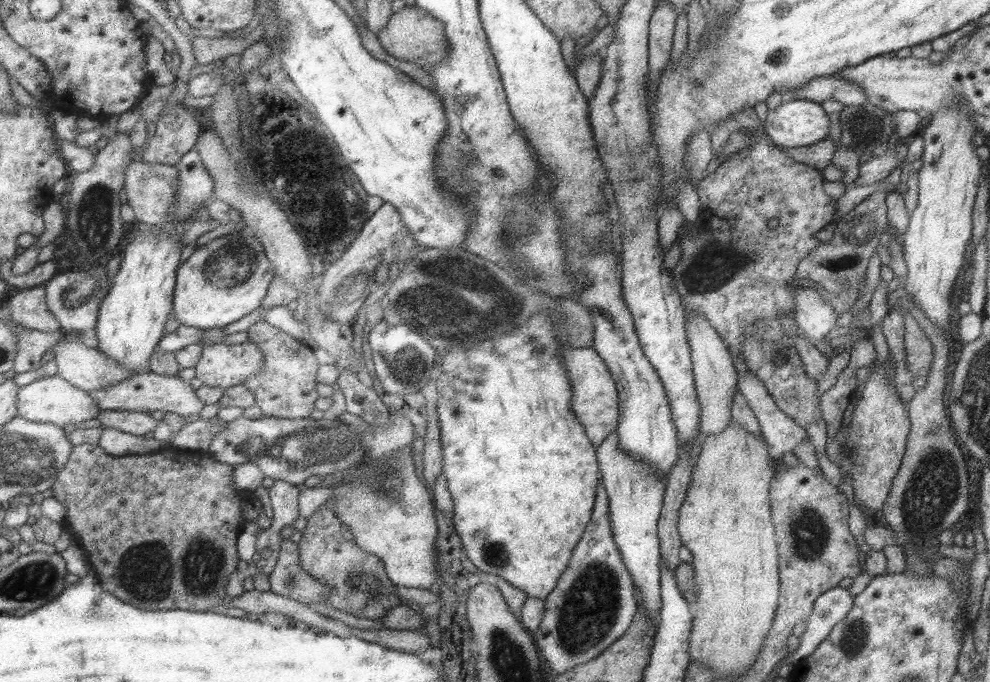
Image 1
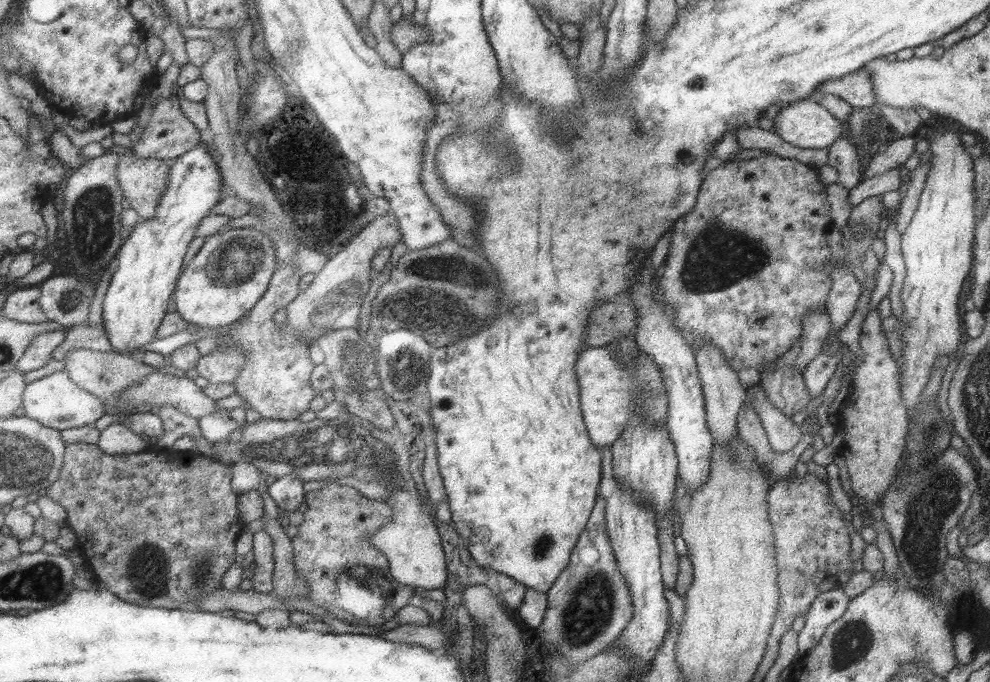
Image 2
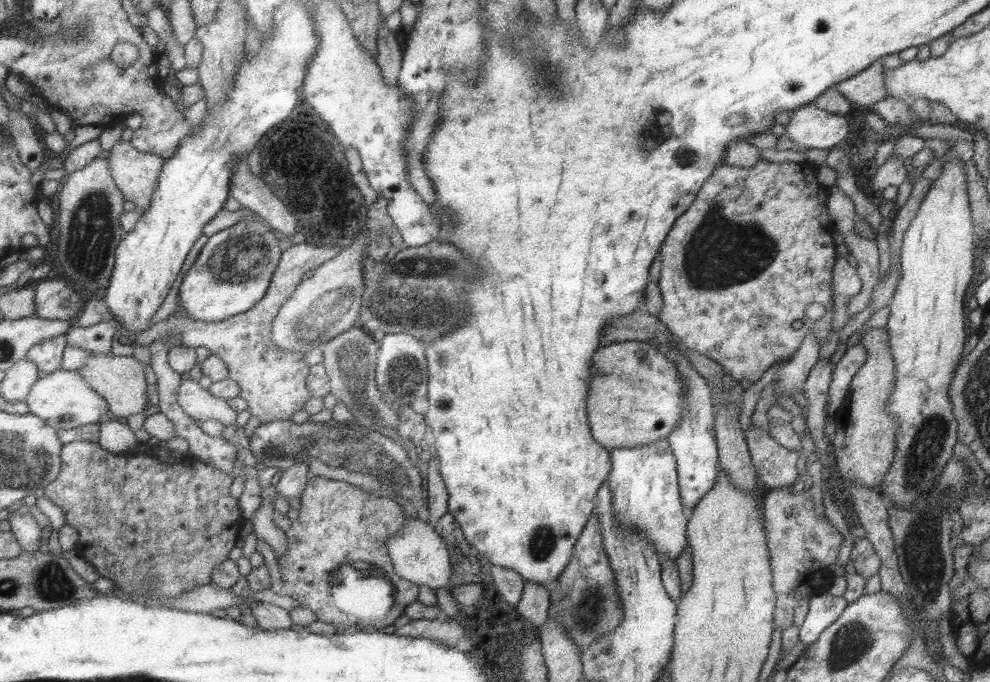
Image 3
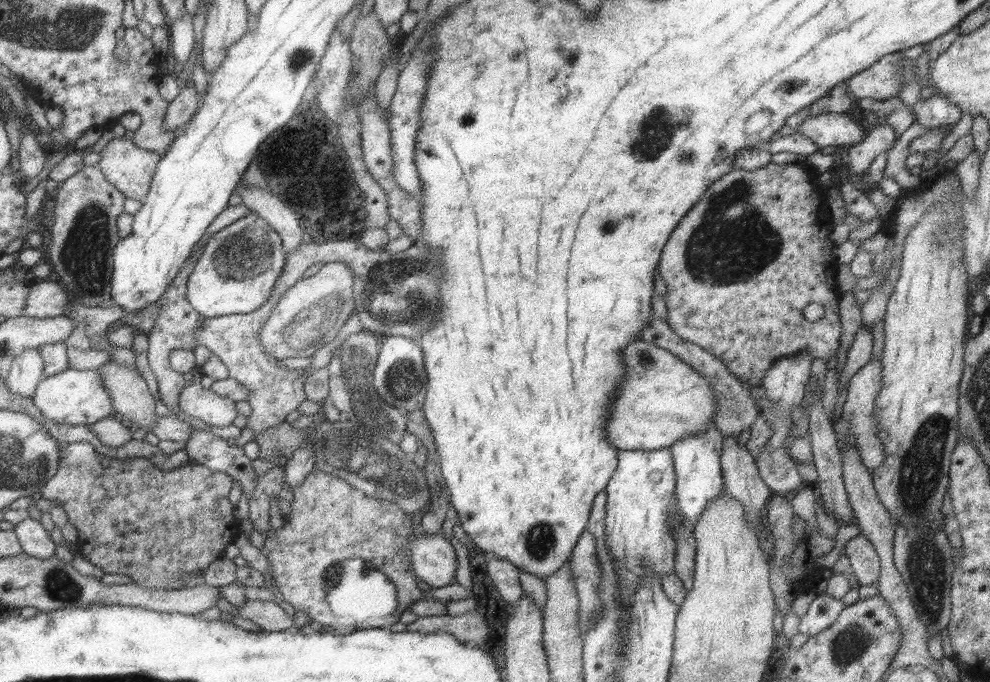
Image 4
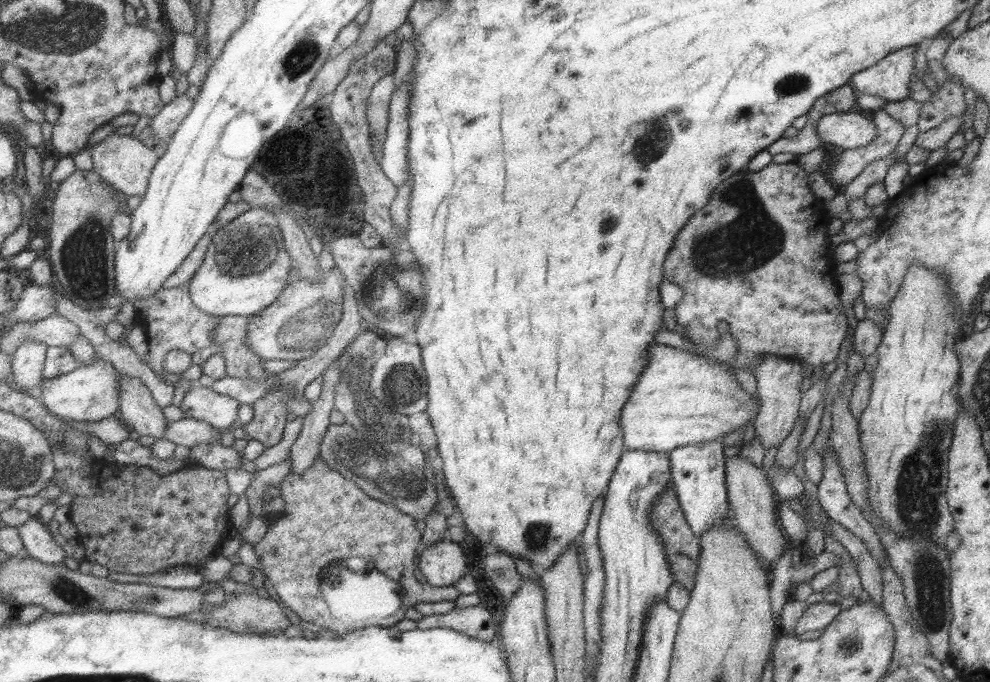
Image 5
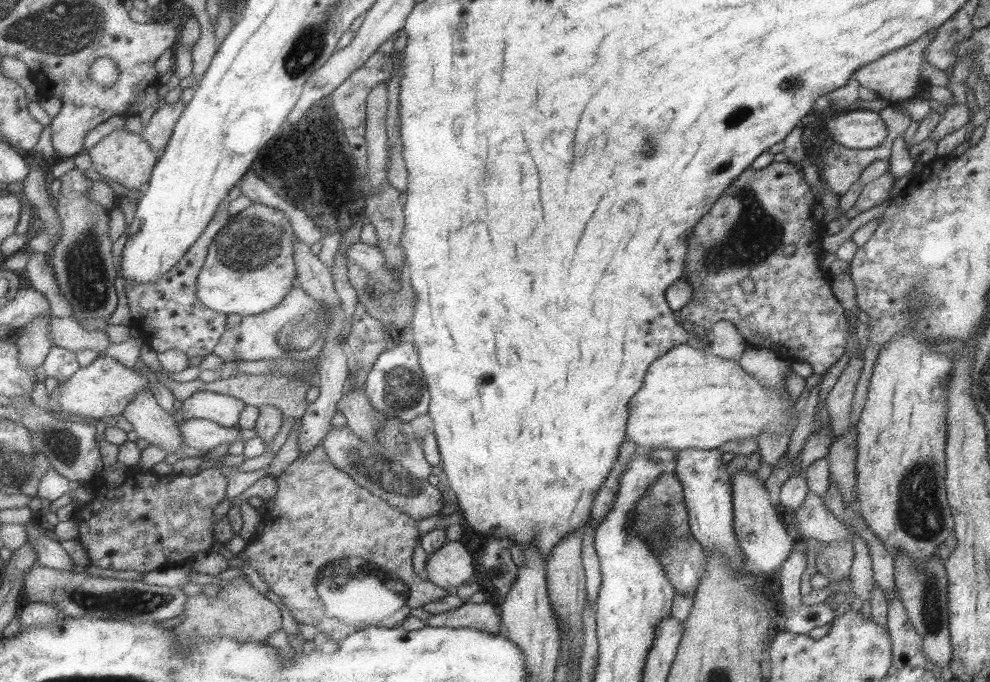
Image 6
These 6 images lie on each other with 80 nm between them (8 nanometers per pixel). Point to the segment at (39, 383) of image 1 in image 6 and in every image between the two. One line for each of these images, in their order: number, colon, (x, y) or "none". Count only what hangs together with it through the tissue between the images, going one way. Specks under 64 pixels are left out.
2: (55, 400)
3: (63, 399)
4: (73, 397)
5: (90, 393)
6: (101, 390)

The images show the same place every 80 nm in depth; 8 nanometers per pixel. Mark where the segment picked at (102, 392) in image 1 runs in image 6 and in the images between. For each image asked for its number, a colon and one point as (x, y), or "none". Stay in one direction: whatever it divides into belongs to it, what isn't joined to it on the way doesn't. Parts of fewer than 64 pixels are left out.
2: (157, 389)
3: (196, 402)
4: (195, 401)
5: (199, 403)
6: (223, 410)

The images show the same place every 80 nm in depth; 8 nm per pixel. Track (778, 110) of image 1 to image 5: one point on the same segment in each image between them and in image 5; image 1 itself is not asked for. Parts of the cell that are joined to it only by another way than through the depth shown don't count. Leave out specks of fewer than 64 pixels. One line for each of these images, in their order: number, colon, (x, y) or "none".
2: (803, 123)
3: (811, 127)
4: (826, 130)
5: (848, 129)

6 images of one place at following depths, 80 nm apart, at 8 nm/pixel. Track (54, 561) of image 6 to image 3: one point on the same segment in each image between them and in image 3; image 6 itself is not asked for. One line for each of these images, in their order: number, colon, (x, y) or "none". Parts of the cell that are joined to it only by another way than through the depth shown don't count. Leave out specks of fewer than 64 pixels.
3: (25, 526)
4: (35, 541)
5: (38, 540)

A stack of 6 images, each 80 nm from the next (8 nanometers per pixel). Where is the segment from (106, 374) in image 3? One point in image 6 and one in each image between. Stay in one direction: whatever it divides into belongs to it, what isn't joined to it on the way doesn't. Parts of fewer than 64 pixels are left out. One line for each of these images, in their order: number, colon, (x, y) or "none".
4: (126, 388)
5: (138, 409)
6: (148, 420)

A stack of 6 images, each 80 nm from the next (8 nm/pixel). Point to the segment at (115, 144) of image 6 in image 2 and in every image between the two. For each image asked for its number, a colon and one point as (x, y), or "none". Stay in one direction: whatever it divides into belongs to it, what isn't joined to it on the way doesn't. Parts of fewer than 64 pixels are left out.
2: (143, 180)
3: (135, 172)
4: (131, 169)
5: (124, 162)

